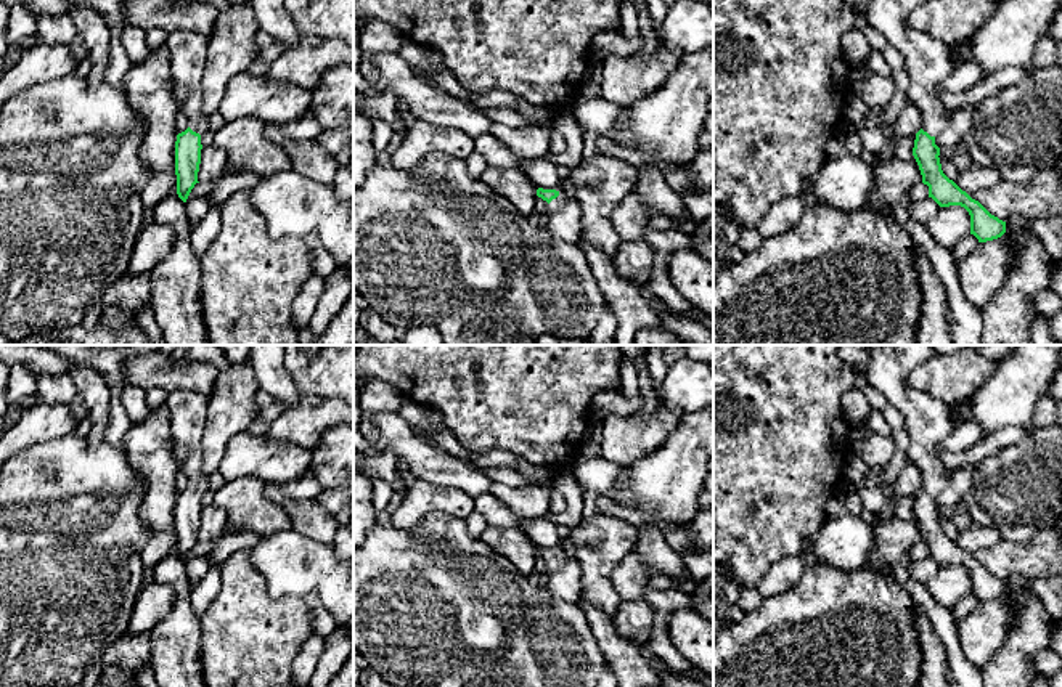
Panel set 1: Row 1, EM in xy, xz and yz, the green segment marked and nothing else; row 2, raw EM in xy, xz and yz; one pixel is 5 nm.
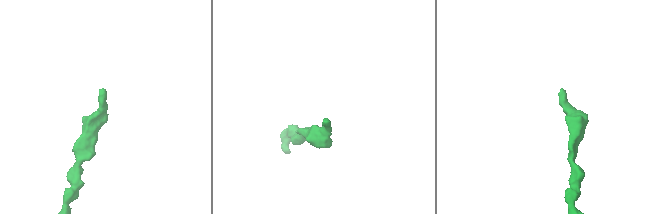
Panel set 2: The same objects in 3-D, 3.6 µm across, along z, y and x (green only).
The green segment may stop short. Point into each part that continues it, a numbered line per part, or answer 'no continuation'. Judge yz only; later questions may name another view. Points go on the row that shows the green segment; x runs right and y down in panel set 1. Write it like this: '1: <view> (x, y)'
1: yz (927, 63)

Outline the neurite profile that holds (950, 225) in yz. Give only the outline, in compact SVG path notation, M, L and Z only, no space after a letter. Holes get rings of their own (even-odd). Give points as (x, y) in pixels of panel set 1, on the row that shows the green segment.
M961 205L940 207L927 228L940 246L953 250L967 234L970 234L970 215Z

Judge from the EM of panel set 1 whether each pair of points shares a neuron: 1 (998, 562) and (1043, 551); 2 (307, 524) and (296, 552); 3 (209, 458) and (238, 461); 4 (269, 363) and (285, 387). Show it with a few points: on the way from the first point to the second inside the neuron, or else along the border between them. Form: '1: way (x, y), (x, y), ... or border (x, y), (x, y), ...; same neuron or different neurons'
1: way (1009, 557), (1032, 557); same neuron
2: border (291, 528), (331, 546); different neurons
3: border (245, 430), (238, 432), (227, 443), (216, 471); different neurons
4: way (269, 369), (278, 381); same neuron

